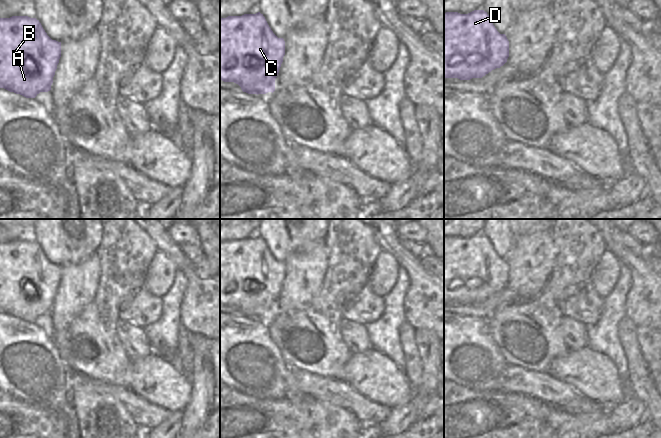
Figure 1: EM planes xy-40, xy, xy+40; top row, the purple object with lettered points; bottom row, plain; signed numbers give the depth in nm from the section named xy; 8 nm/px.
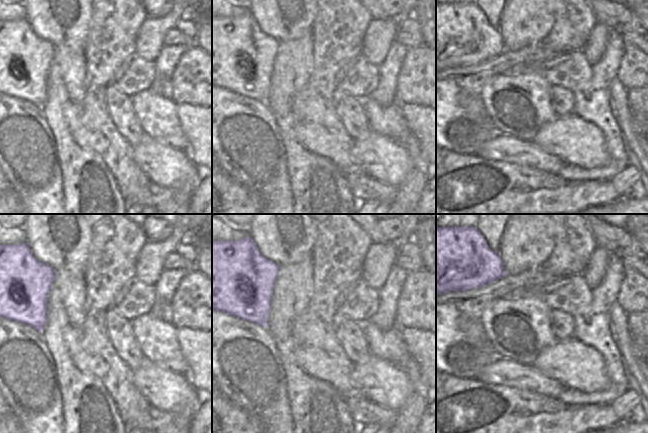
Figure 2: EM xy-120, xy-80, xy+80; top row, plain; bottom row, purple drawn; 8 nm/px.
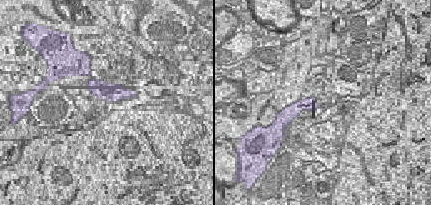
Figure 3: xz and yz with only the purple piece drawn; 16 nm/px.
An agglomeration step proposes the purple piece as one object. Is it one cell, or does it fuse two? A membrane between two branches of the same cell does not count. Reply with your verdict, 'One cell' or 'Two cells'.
One cell

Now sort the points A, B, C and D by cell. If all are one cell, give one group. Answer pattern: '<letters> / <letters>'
A B C D

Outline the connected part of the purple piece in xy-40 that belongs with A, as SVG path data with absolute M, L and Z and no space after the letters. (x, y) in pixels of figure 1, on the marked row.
M0 18L0 88L26 98L50 91L60 57L61 42L52 40L36 18Z

